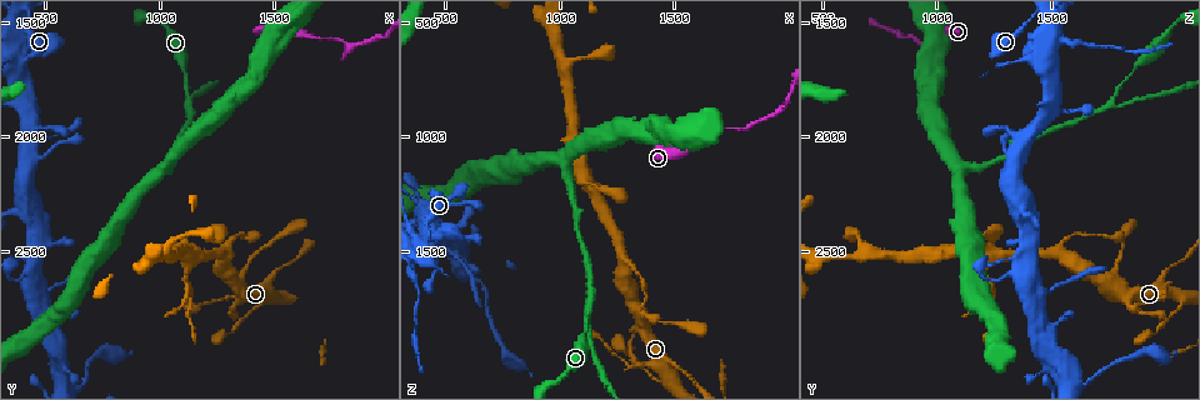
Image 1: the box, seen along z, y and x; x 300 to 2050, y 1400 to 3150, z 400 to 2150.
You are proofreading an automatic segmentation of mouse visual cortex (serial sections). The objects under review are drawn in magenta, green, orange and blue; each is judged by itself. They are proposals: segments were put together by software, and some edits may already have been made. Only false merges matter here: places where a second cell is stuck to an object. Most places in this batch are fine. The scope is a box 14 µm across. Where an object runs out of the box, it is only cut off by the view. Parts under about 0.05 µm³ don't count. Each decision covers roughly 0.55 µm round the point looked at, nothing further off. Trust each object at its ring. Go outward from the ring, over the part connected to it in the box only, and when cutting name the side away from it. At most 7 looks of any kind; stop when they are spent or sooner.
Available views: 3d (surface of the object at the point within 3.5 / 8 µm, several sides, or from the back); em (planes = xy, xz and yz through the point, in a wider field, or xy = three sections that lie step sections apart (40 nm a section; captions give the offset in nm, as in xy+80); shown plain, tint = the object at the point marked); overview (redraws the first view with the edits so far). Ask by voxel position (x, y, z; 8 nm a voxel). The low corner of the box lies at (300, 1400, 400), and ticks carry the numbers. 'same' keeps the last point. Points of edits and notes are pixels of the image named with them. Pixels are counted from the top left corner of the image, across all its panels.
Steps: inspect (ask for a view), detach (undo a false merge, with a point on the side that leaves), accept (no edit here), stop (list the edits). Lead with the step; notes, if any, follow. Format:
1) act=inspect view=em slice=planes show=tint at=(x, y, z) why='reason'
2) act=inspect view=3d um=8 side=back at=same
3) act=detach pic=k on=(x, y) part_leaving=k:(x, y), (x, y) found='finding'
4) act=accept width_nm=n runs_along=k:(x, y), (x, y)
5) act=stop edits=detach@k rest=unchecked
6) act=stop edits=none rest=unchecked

act=inspect view=3d um=3.5 at=(1290, 2520, 1530) why='abrupt turn'

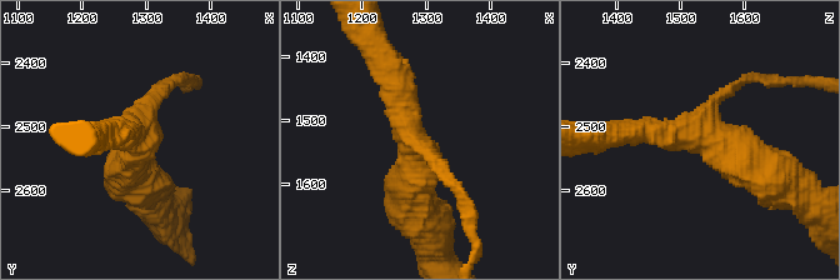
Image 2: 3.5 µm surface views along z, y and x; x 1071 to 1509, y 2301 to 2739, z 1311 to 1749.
act=inspect view=em slice=xy step=3 show=tint at=(1285, 2510, 1535) arms=3 arm_widths_nm=150,350,500

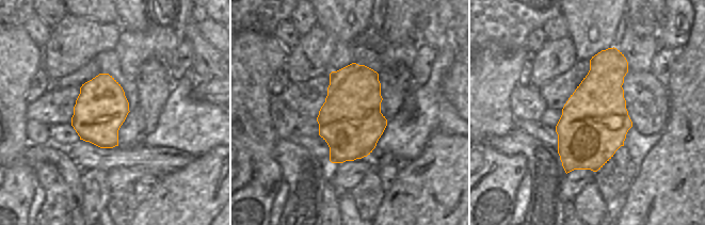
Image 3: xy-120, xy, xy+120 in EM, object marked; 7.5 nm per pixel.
act=accept width_nm=480 runs_along=2:(771, 178), (704, 131), (628, 131) found='continuous, no second cell'

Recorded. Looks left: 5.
act=inspect view=3d um=3.5 at=(670, 3070, 1650) why='sharp bend'

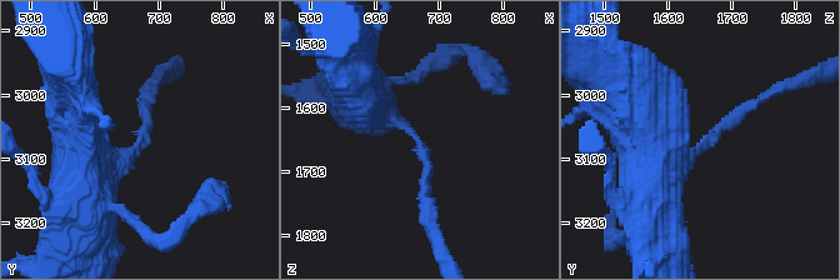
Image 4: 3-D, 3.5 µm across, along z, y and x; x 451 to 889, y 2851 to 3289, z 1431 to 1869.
act=inspect view=em slice=planes show=tint at=(665, 3075, 1655) arm_widths_nm=150,450 why='shape alone is not enough'

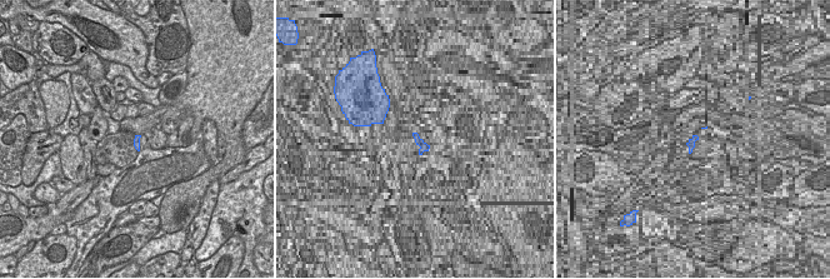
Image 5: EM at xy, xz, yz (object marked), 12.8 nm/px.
act=accept runs_along=4:(365, 106), (400, 121), (423, 148), (426, 209) found='continuous, no second cell'

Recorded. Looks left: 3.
act=inspect view=3d um=3.5 at=(1120, 1850, 1770) why='arms part here'

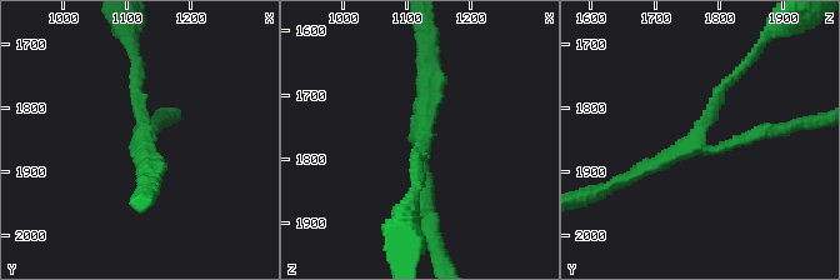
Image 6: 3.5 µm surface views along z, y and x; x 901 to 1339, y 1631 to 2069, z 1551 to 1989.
act=inspect view=em slice=xy step=2 show=tint at=(1125, 1850, 1765) arms=3 arm_widths_nm=150,200,200

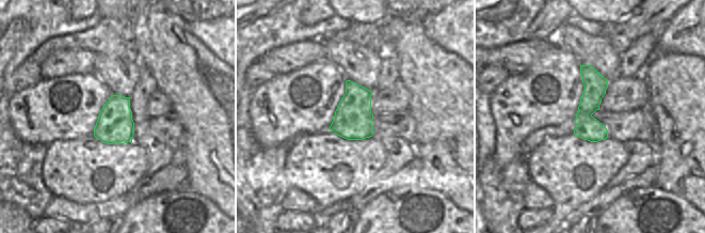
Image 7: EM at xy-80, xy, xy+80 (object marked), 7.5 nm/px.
act=accept width_nm=280 runs_along=7:(582, 67), (595, 139) found='one cell here'

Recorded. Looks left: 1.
act=stop edits=none rest=unchecked

